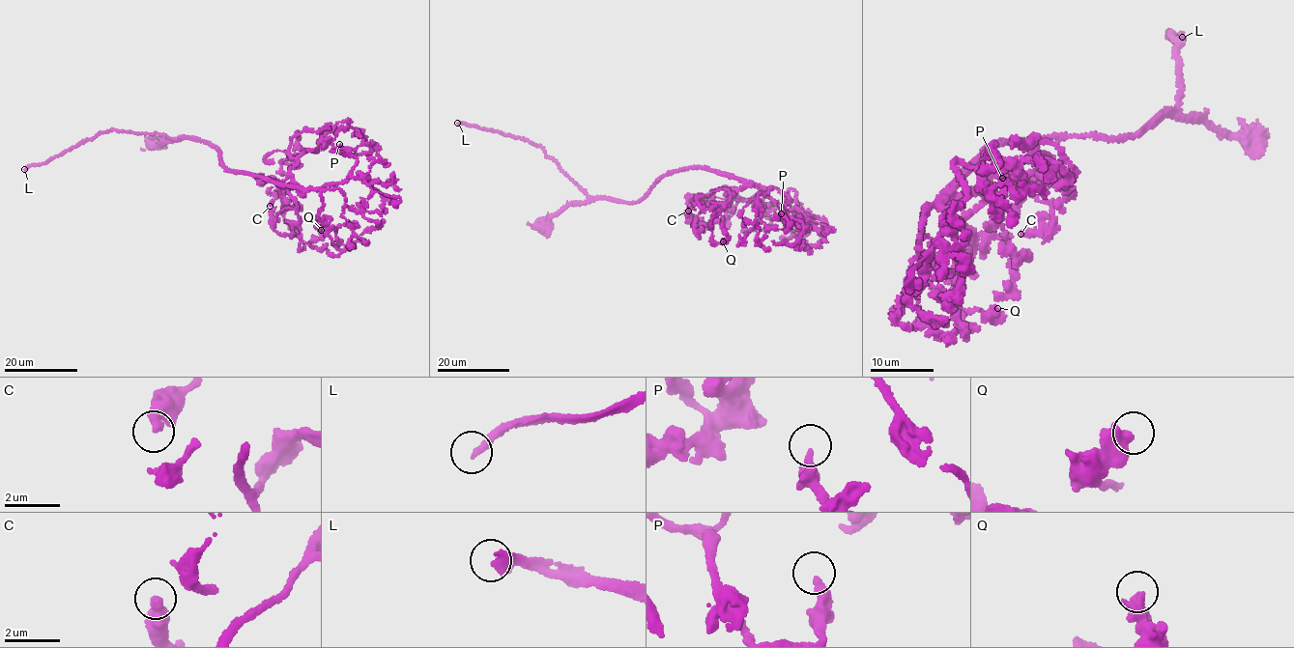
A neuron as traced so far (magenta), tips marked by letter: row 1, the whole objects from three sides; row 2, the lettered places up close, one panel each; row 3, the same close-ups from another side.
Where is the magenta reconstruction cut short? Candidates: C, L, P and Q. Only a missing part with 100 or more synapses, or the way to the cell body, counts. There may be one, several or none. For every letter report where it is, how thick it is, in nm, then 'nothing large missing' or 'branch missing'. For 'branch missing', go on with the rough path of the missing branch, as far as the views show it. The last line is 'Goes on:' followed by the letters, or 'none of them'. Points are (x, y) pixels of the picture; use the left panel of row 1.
C: place (270, 206); calibre 360 nm; nothing large missing
L: place (24, 169); calibre 360 nm; branch missing
P: place (339, 144); calibre 280 nm; nothing large missing
Q: place (321, 230); calibre 550 nm; nothing large missing
Goes on: L

